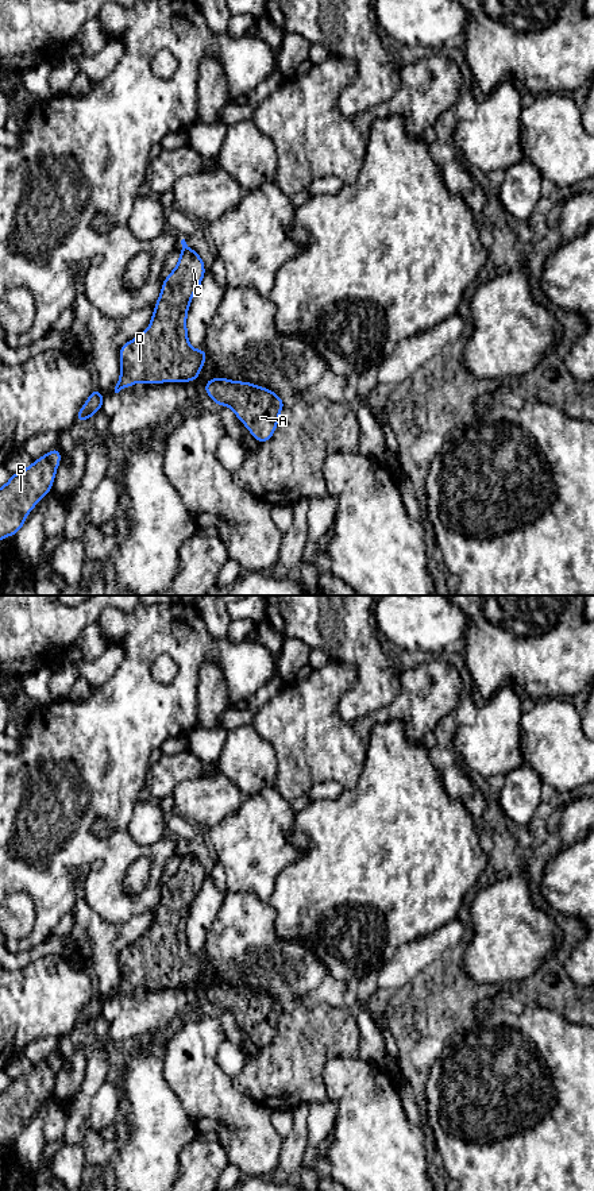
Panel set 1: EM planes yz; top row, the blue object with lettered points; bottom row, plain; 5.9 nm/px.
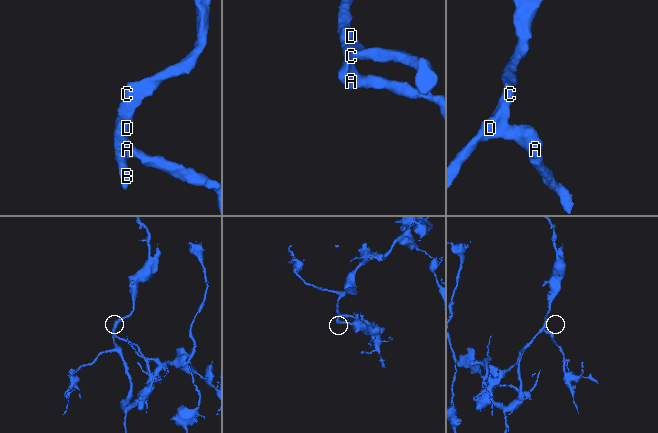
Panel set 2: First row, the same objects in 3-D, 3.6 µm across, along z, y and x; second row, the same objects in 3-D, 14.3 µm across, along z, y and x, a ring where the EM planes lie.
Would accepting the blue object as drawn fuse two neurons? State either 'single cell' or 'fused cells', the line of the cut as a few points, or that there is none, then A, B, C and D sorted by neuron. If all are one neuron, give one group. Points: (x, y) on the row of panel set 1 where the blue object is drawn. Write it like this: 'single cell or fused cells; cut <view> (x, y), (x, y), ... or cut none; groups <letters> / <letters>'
single cell; cut none; groups A B C D

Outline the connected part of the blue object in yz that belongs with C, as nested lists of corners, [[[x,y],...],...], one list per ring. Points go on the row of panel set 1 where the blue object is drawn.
[[[181,240],[181,257],[176,269],[162,282],[150,328],[120,348],[119,393],[135,382],[194,381],[207,359],[207,351],[193,350],[188,340],[186,313],[193,294],[205,274],[200,255]]]

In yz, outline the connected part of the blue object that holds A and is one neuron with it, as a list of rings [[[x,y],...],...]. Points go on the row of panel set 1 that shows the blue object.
[[[211,378],[204,390],[216,404],[231,406],[261,444],[273,436],[285,404],[275,393],[250,382],[232,382],[227,378]]]

